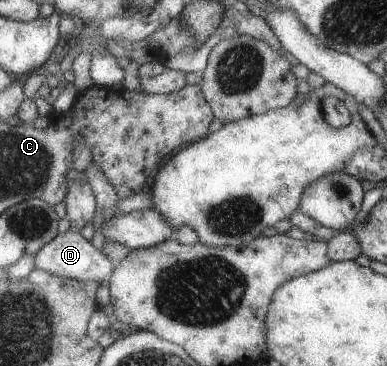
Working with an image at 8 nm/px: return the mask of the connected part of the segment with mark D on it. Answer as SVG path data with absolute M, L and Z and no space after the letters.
M67 230L59 234L52 242L49 242L34 256L34 267L54 274L54 276L76 279L79 281L94 281L110 283L114 274L116 262L112 261L104 252L96 248L89 240L86 240L80 232Z

